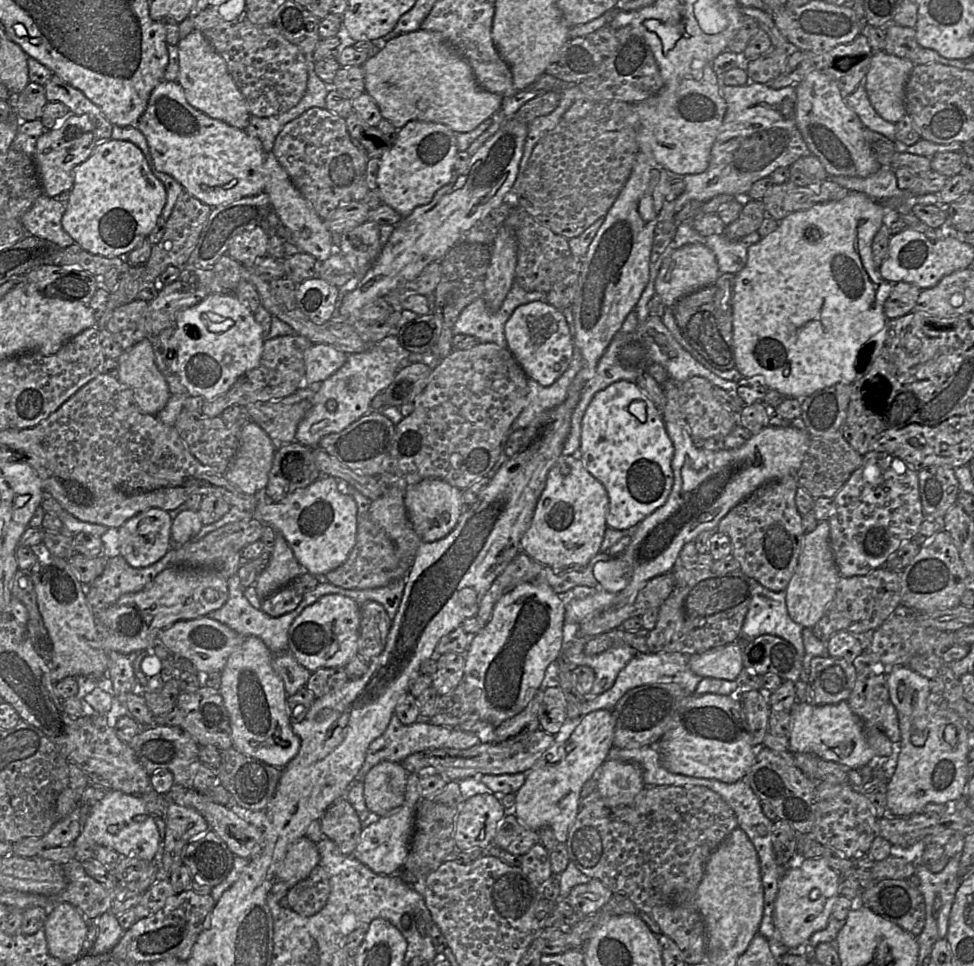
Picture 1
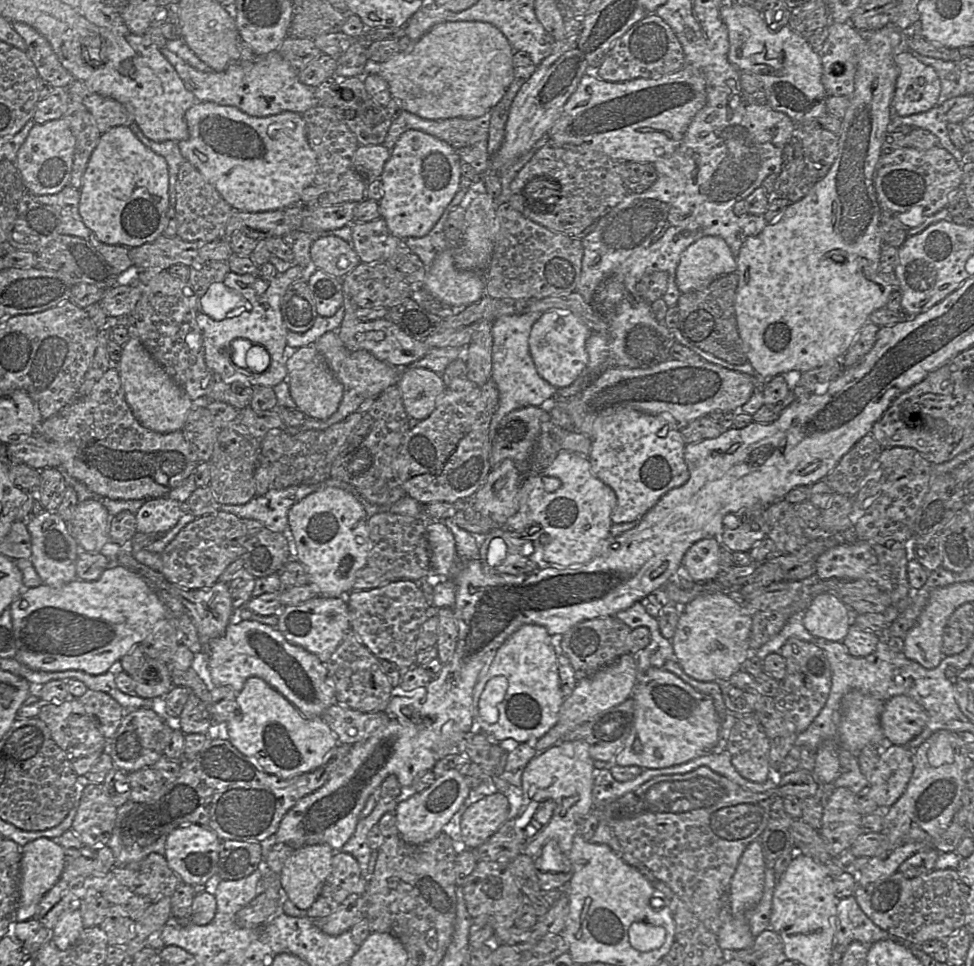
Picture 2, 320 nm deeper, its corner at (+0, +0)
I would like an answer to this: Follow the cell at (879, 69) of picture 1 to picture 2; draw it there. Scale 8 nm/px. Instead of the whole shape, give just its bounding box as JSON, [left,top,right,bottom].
[892,51,941,117]

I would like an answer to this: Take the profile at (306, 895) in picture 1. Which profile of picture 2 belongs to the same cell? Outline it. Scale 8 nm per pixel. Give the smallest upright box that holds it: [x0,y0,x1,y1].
[306,851,368,918]

